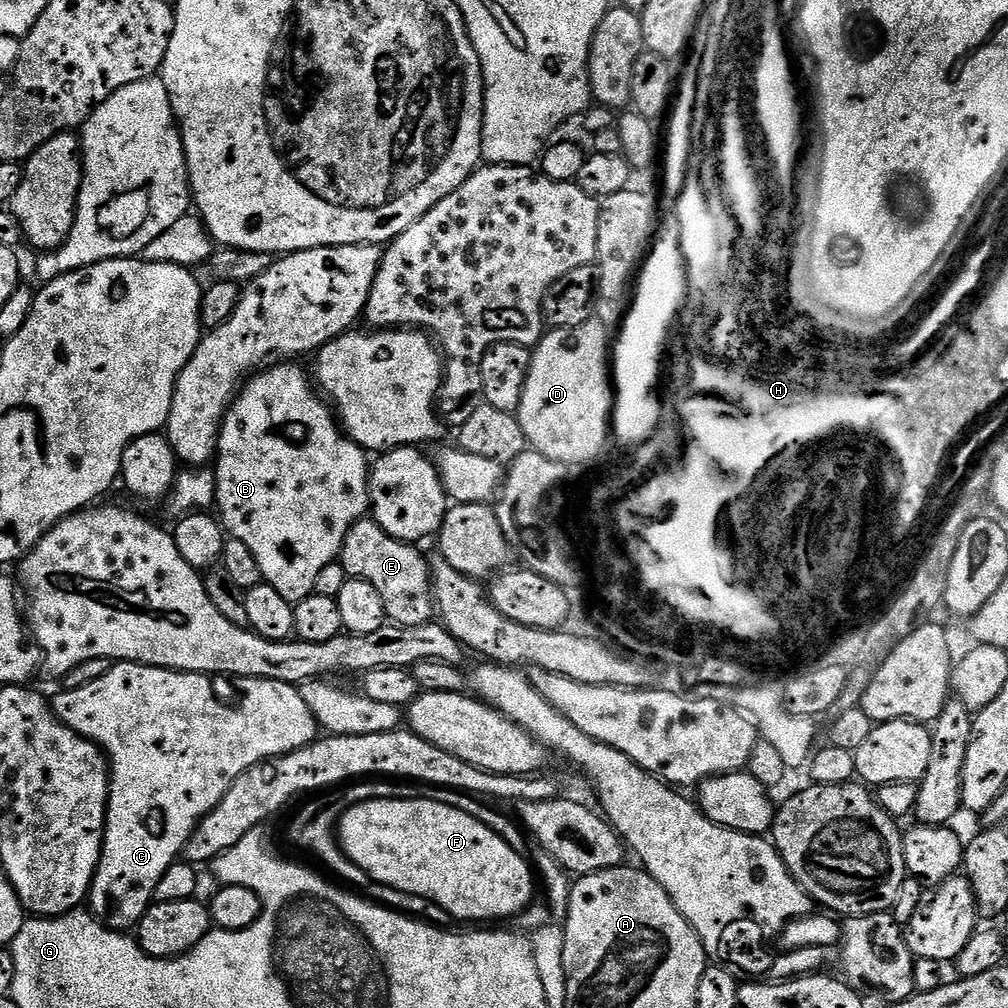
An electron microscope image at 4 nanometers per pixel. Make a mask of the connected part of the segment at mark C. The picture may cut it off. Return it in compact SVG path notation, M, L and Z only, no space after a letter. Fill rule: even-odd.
M127 662L113 663L112 668L102 678L90 682L86 686L64 688L55 697L51 697L52 711L67 728L72 729L77 736L84 736L93 744L100 745L109 765L110 783L108 785L108 816L104 819L104 845L100 851L100 861L92 879L92 890L88 893L87 903L90 911L97 920L107 924L113 930L132 930L139 924L146 914L146 910L154 902L152 895L166 870L170 865L177 863L183 853L190 834L196 828L197 822L222 802L226 790L250 766L268 760L272 756L284 756L295 748L305 748L318 736L316 715L306 706L303 691L297 685L287 684L281 680L263 680L257 676L237 676L231 682L215 684L211 675L202 672L171 672L168 668L155 668L149 664L130 664Z

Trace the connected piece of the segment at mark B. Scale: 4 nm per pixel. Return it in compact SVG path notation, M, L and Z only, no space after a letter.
M276 362L245 379L232 405L228 407L224 421L220 424L220 437L216 443L216 455L214 457L215 507L220 508L218 519L224 525L225 533L231 539L243 542L249 548L250 554L254 554L255 560L258 561L258 570L262 570L263 583L274 586L274 590L278 590L278 594L282 594L282 598L286 598L294 606L315 593L318 574L322 574L322 570L326 570L326 566L337 563L346 534L359 520L365 519L370 512L369 453L360 445L354 443L345 433L343 427L338 423L333 409L326 403L325 397L314 387L314 380L309 369L307 372L306 369L299 368L296 364L299 363Z

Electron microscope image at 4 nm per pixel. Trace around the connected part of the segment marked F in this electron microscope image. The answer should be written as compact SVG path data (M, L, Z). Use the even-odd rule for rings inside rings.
M373 798L371 800L361 800L353 803L353 808L345 807L338 817L340 823L340 836L338 835L338 843L341 852L347 856L350 862L354 862L364 871L369 881L374 884L381 884L387 888L393 888L399 892L406 894L414 894L418 898L426 898L430 902L434 902L442 910L446 910L452 915L453 921L460 920L504 920L515 918L533 903L532 884L534 888L534 873L532 865L525 860L522 854L518 854L492 829L491 823L479 820L476 816L471 816L468 812L463 812L460 808L455 808L452 804L443 804L440 800L380 800L381 798Z

